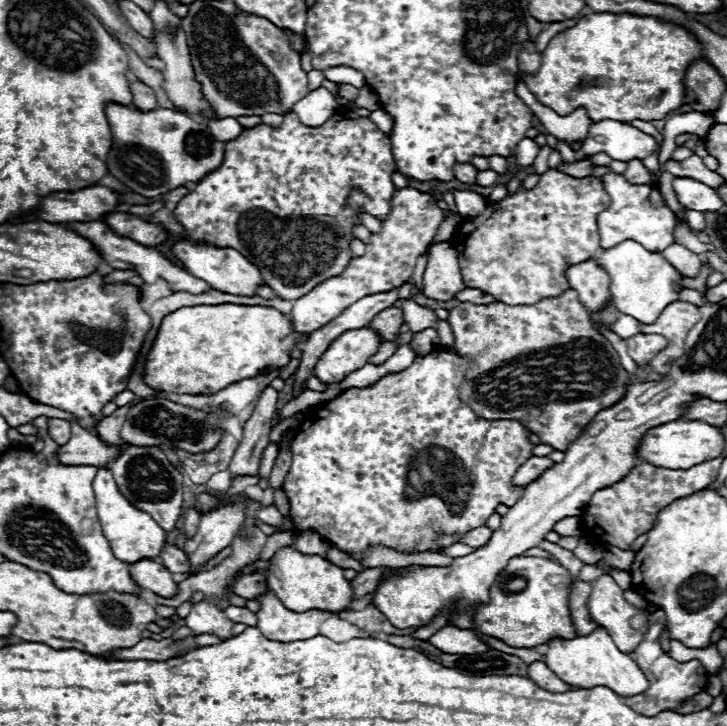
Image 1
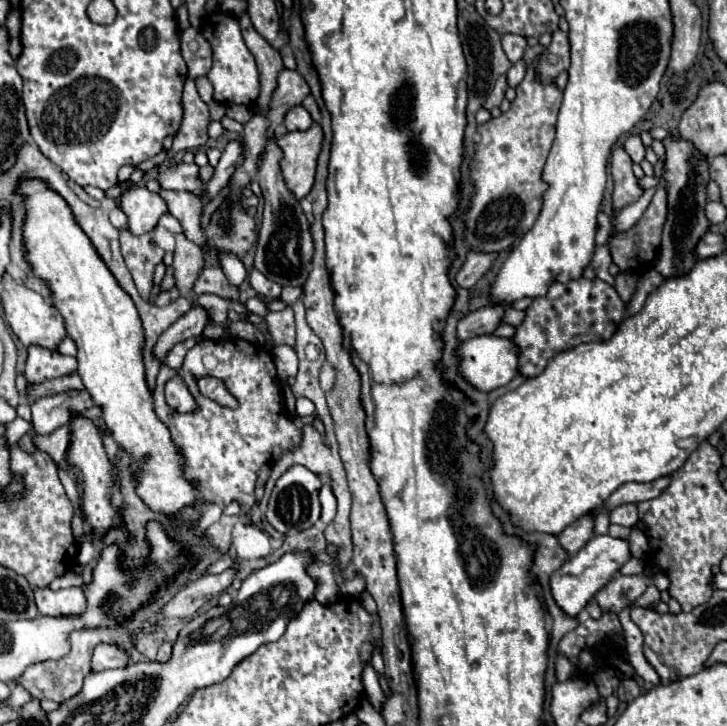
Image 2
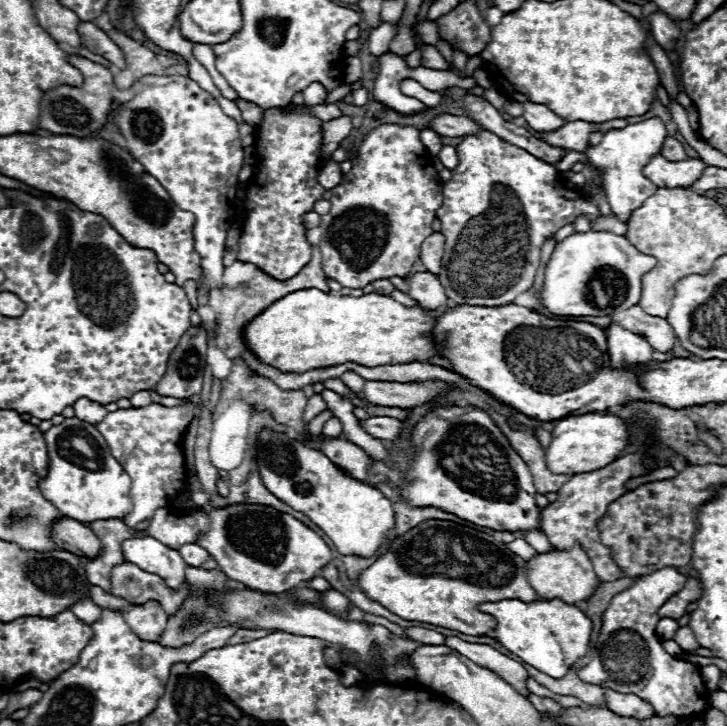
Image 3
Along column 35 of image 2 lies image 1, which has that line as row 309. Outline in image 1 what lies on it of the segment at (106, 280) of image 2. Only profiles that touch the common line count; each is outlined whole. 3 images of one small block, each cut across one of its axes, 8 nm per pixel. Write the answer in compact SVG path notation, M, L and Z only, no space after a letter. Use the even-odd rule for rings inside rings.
M240 304L184 306L164 316L146 354L142 378L154 390L216 394L228 384L286 366L290 362L290 348L306 338L296 334L290 320L274 308Z

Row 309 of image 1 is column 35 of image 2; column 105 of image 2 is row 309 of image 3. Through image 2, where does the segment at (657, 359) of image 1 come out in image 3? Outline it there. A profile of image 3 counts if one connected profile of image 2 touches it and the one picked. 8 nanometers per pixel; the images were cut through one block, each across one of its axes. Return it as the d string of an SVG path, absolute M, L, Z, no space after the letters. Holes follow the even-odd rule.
M638 304L624 310L618 316L622 328L636 332L640 336L644 336L644 340L648 340L648 344L662 354L672 352L672 348L678 344L676 334L672 332L670 324L666 322L666 318L658 318L658 316L650 316L646 314Z

